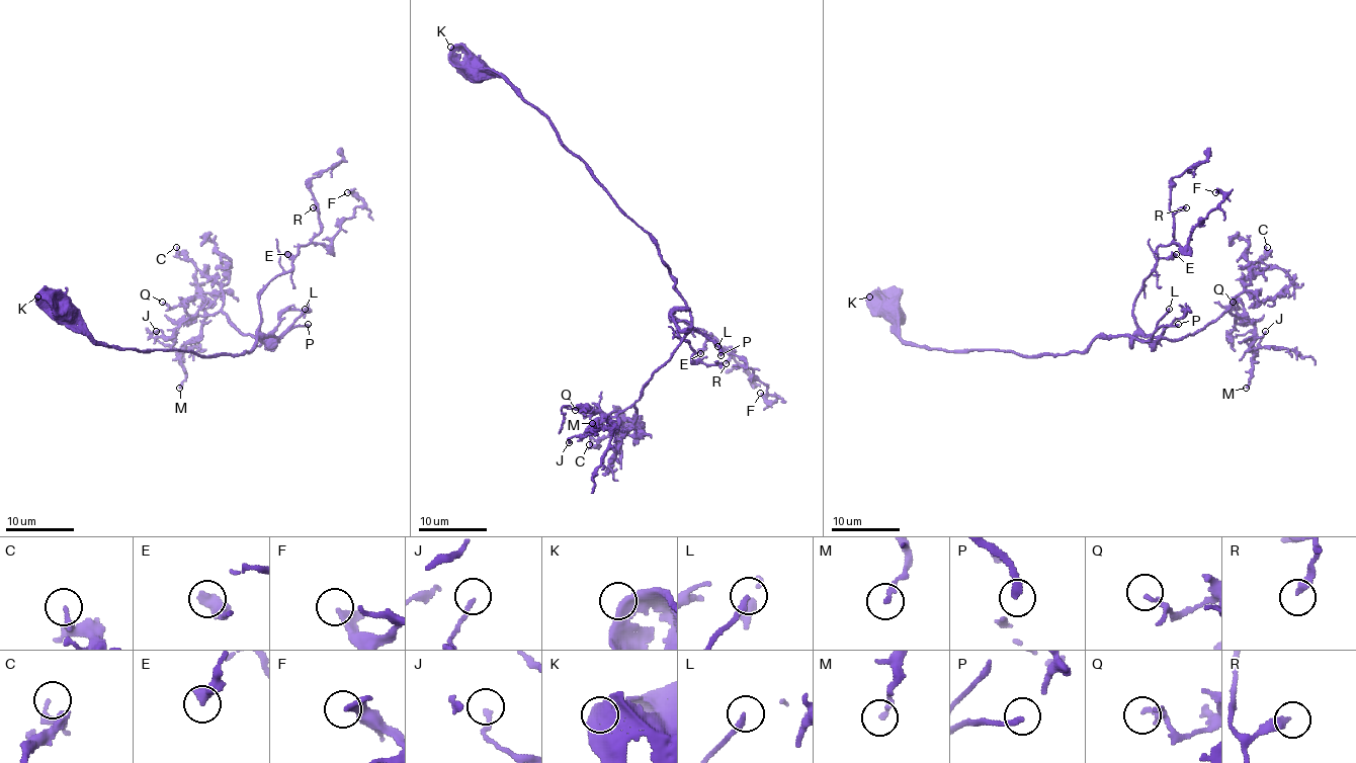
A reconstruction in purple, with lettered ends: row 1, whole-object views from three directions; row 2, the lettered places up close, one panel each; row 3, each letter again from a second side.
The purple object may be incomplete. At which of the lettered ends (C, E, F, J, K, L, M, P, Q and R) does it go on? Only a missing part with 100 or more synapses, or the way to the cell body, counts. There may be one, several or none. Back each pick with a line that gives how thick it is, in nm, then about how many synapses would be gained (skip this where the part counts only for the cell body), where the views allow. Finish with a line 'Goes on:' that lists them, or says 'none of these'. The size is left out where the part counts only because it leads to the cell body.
P: 190 nm | 200 syn
Goes on: P

